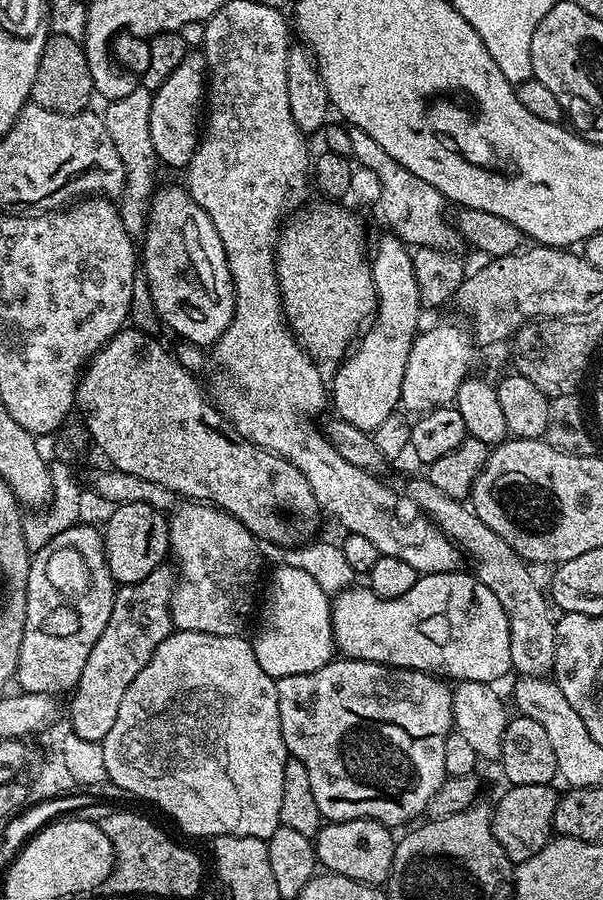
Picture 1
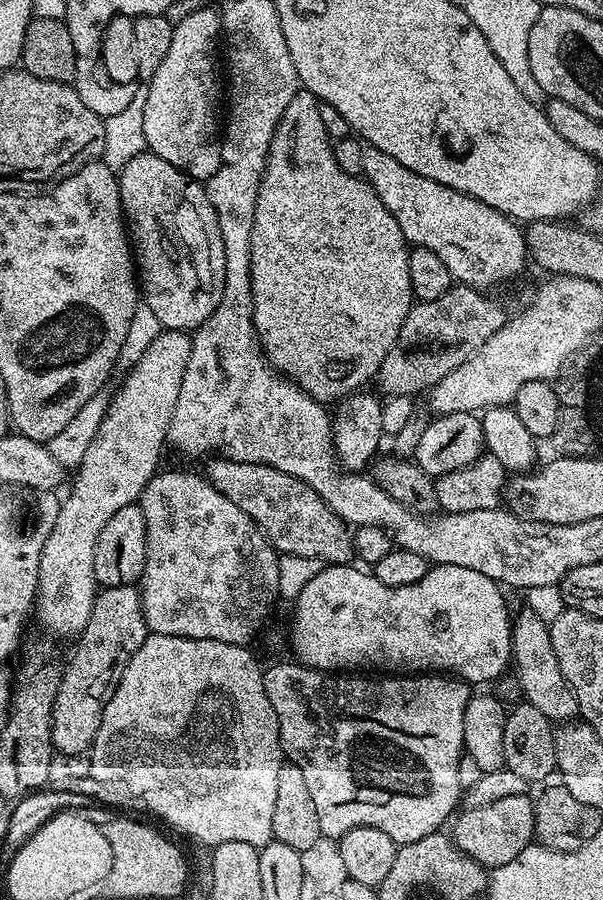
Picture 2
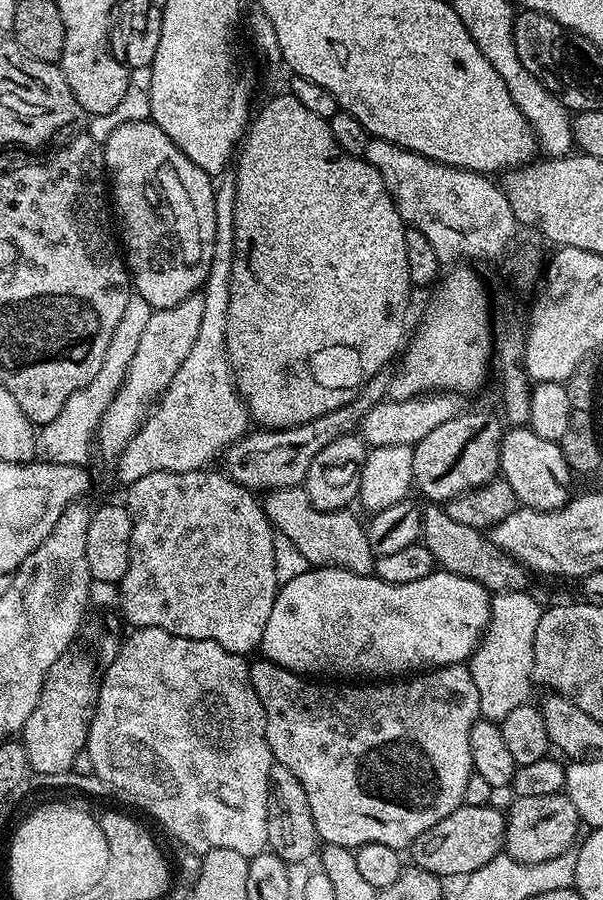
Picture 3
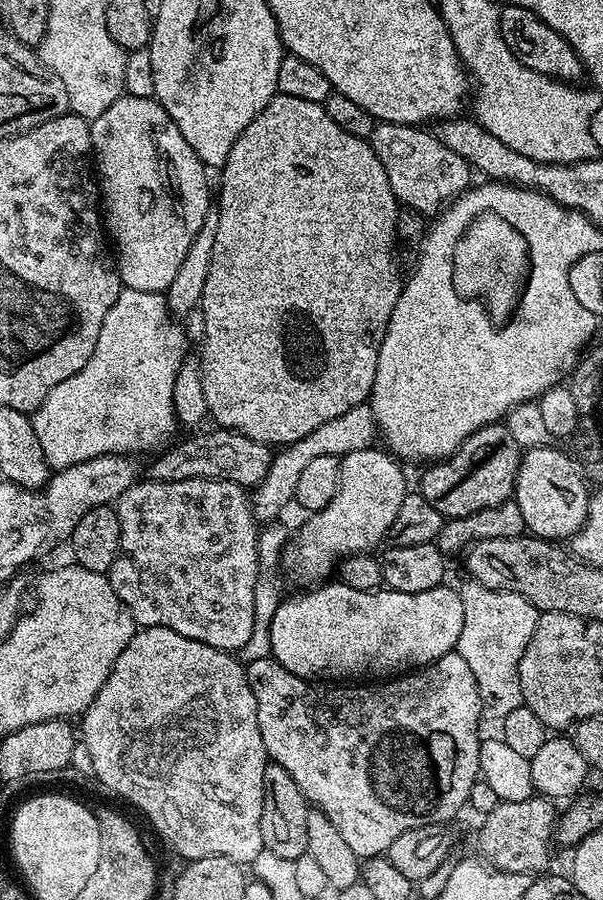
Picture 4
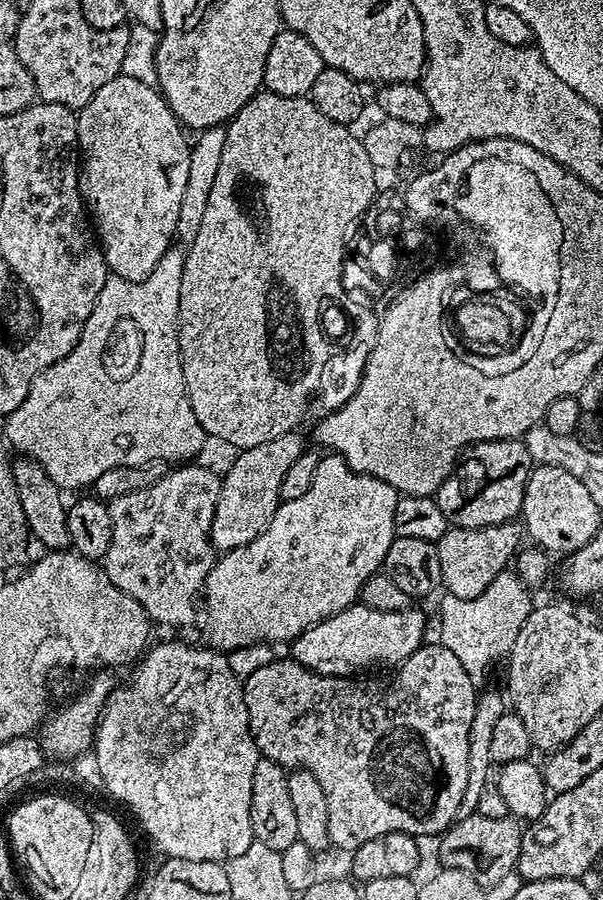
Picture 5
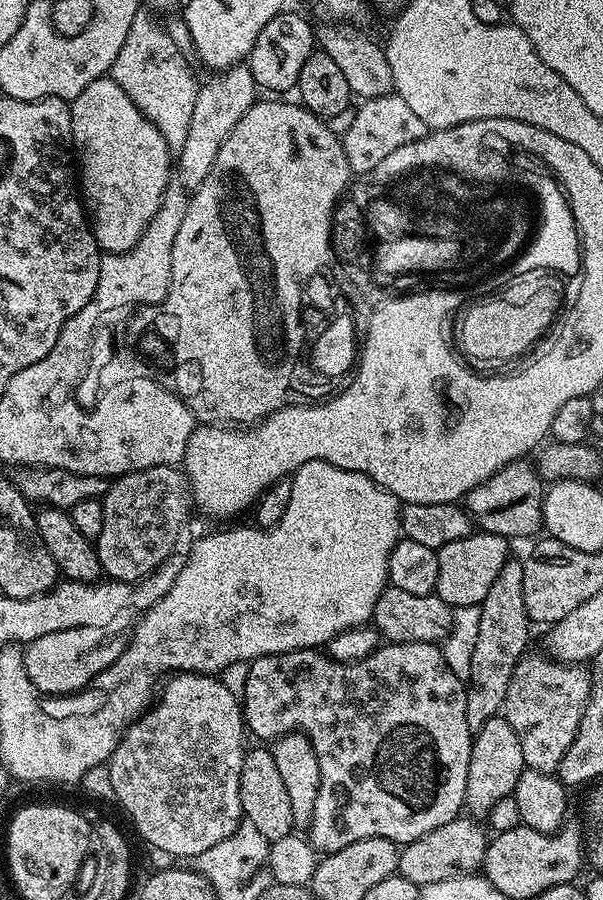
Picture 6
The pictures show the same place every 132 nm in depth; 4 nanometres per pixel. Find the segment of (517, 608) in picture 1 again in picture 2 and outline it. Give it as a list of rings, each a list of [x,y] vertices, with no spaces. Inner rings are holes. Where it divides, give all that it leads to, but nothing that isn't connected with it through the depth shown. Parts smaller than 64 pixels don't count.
[[[521,607],[521,612],[514,616],[512,625],[512,658],[511,667],[516,667],[516,680],[520,683],[523,699],[530,706],[535,706],[539,712],[546,714],[553,725],[563,726],[577,719],[580,707],[576,701],[574,690],[560,673],[558,658],[550,642],[550,624],[545,617],[538,617],[527,607]]]

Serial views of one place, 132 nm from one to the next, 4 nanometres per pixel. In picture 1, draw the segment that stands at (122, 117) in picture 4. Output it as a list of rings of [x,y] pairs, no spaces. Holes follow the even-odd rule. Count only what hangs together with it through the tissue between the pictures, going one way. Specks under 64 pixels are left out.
[[[157,187],[150,201],[148,225],[144,228],[142,243],[142,275],[148,280],[161,325],[177,332],[181,341],[201,346],[215,345],[216,339],[230,326],[236,309],[236,295],[226,262],[226,250],[222,250],[222,238],[218,238],[218,230],[214,230],[210,214],[206,214],[206,210],[194,202],[187,187]]]

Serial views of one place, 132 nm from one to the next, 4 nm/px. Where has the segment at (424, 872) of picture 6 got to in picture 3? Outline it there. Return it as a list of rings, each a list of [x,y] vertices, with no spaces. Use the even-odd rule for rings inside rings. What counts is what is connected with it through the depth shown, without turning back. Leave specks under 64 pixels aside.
[[[542,794],[542,798],[516,796],[513,801],[506,808],[504,821],[503,851],[507,855],[523,864],[550,862],[550,858],[565,855],[577,843],[582,821],[567,794]]]

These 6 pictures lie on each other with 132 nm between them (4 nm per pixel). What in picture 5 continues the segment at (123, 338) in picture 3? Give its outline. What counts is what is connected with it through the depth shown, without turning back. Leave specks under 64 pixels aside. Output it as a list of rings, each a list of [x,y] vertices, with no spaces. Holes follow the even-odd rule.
[[[180,246],[168,248],[164,257],[158,262],[158,266],[154,266],[154,270],[145,280],[130,282],[129,280],[109,275],[108,281],[102,286],[102,294],[98,294],[98,302],[94,306],[90,318],[86,318],[86,326],[82,326],[82,334],[78,338],[74,350],[70,350],[70,354],[66,354],[66,358],[54,362],[54,366],[42,370],[38,374],[38,378],[34,378],[34,382],[30,386],[30,394],[26,394],[26,400],[22,402],[22,406],[18,406],[18,410],[11,412],[3,421],[4,432],[8,435],[6,437],[7,443],[15,451],[17,448],[20,451],[17,453],[21,457],[36,460],[38,466],[42,466],[42,470],[46,470],[46,474],[50,474],[50,478],[54,478],[54,482],[62,490],[84,488],[87,484],[88,487],[95,485],[96,480],[102,478],[102,474],[106,474],[106,470],[114,470],[114,466],[142,466],[143,464],[169,462],[168,460],[176,460],[172,462],[192,462],[197,459],[196,455],[203,450],[206,433],[202,430],[202,426],[194,414],[194,406],[190,406],[190,398],[188,397],[186,382],[182,374],[182,358],[180,357],[180,295],[182,294],[184,253],[185,249]],[[125,314],[136,316],[136,320],[140,320],[140,325],[144,327],[144,336],[148,340],[148,344],[144,347],[145,372],[139,372],[136,376],[132,376],[132,380],[128,380],[128,384],[112,384],[112,380],[108,380],[108,376],[104,376],[104,372],[101,369],[101,348],[104,348],[104,335],[108,333],[108,328],[112,328],[112,322],[116,320],[116,316],[124,316]]]

